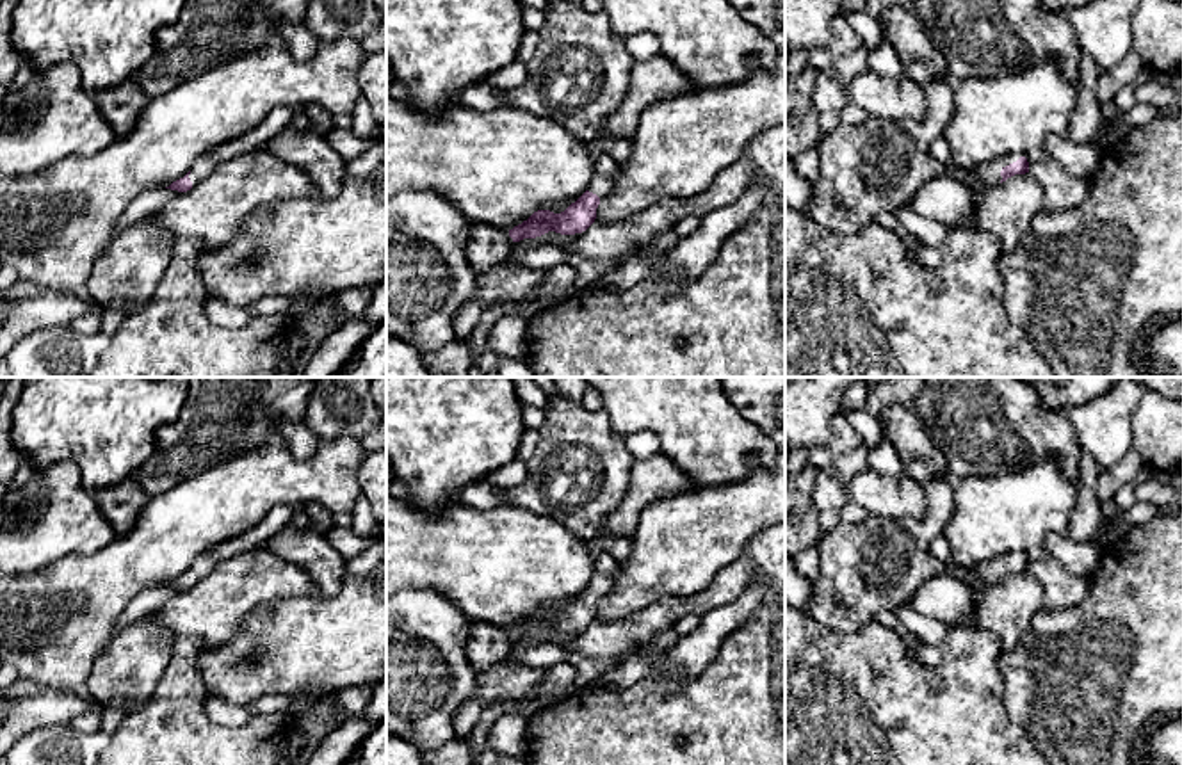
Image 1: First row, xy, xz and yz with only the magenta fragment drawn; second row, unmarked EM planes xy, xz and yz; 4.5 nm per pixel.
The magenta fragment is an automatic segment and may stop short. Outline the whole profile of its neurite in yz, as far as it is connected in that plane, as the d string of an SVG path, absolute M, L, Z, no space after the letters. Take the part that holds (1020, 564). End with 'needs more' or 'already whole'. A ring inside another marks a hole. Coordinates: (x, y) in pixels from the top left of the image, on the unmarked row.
M1013 552L984 562L981 568L981 576L988 585L995 585L1015 573L1025 571L1029 571L1029 560L1025 553Z | needs more

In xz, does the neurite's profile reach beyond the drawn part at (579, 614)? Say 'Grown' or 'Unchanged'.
Grown

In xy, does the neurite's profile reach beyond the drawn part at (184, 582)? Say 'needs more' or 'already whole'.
needs more

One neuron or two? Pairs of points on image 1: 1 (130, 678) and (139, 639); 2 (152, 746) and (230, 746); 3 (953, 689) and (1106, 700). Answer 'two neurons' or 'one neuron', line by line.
1: one neuron
2: one neuron
3: two neurons

